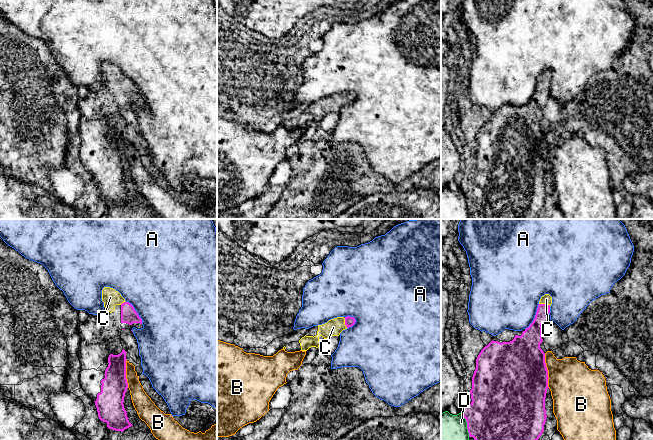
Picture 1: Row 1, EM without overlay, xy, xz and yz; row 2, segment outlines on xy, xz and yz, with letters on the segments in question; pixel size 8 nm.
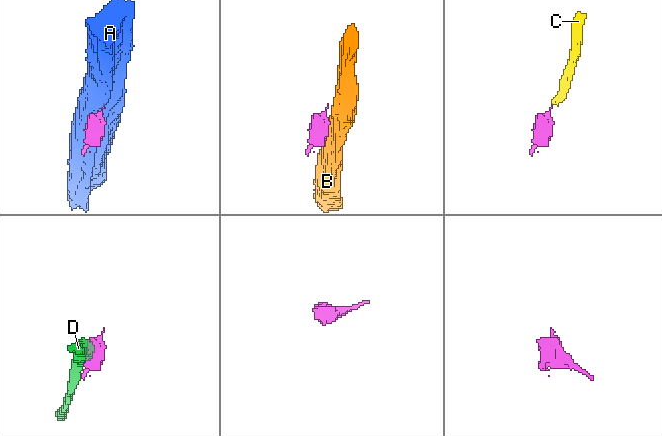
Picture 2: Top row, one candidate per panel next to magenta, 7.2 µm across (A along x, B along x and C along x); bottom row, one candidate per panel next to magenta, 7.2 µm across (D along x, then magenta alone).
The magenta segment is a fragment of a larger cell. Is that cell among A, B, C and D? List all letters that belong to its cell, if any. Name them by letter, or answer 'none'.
C

